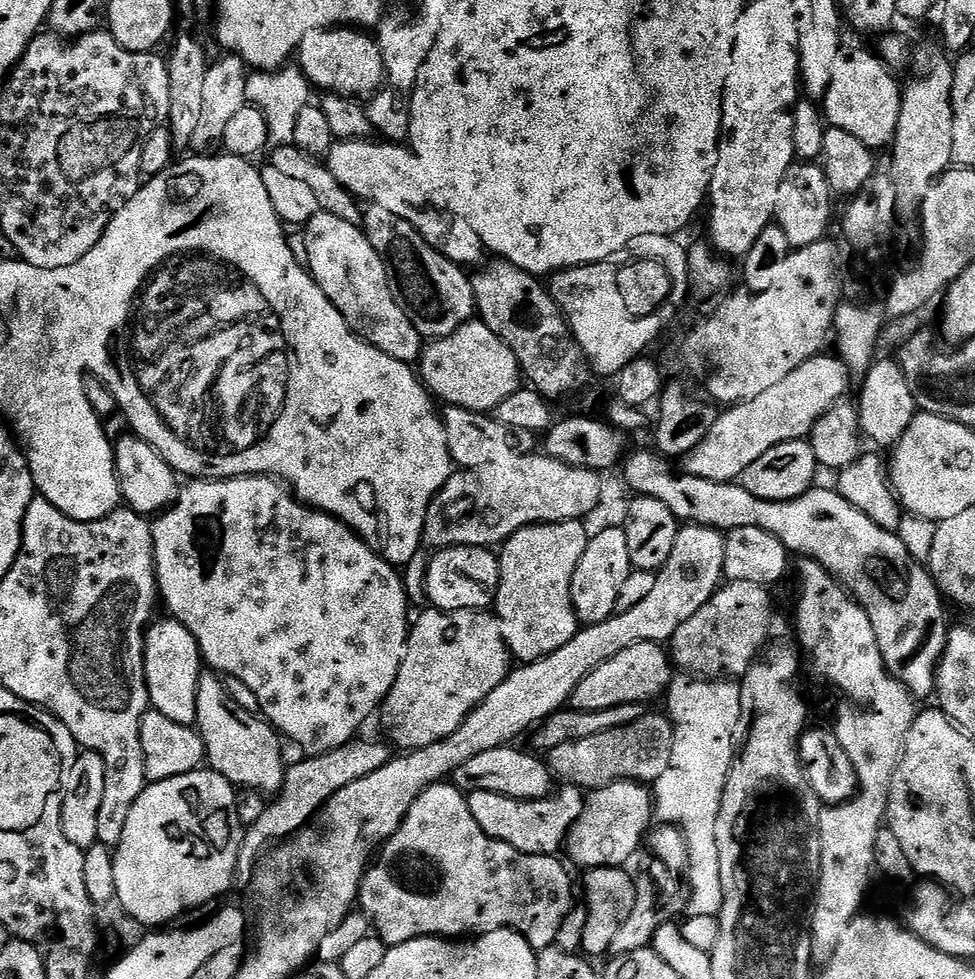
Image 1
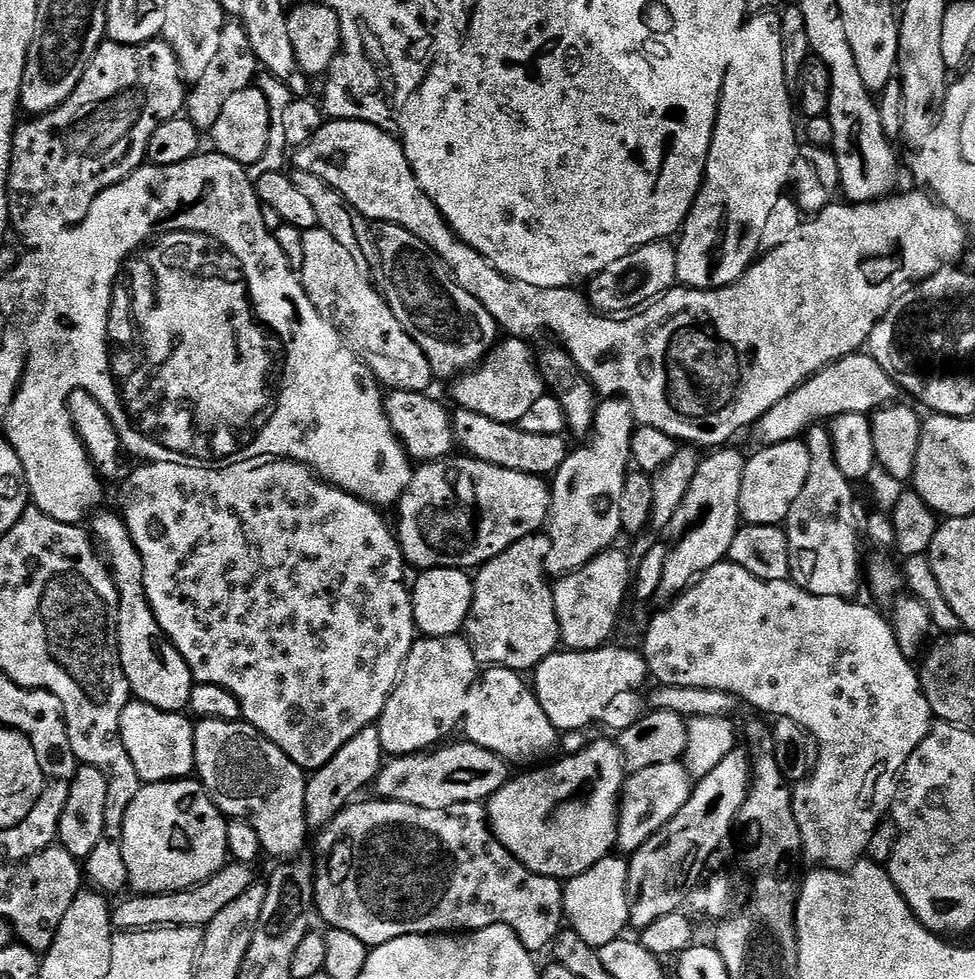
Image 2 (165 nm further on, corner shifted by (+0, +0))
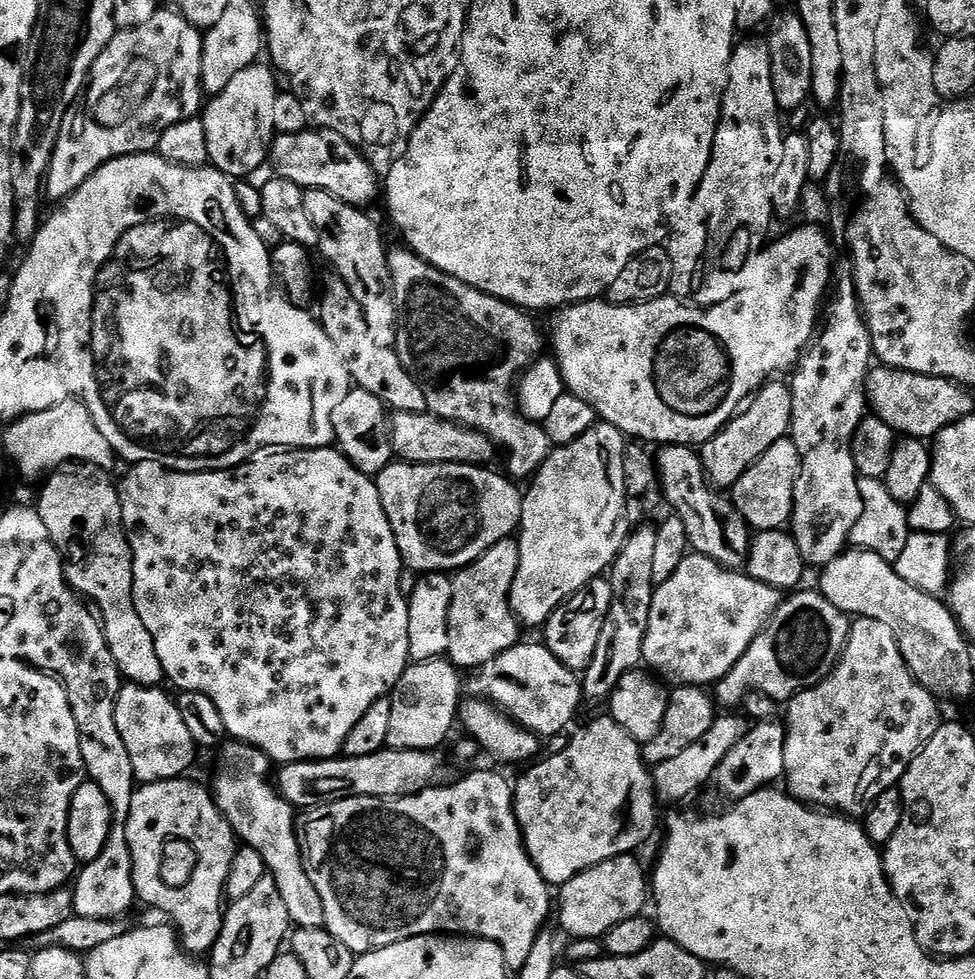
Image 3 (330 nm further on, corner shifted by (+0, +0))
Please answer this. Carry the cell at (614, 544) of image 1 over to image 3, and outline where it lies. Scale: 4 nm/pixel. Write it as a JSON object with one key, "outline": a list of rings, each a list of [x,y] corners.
{"outline":[[[597,578],[589,582],[582,590],[578,590],[554,614],[550,614],[547,624],[543,625],[542,643],[544,647],[562,662],[570,671],[583,674],[594,658],[594,649],[598,646],[598,638],[602,634],[602,622],[606,622],[606,614],[610,614],[612,587],[607,579]]]}

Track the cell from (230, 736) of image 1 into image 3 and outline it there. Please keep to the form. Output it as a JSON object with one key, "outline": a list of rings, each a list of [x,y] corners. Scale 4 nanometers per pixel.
{"outline":[[[229,739],[218,749],[220,757],[216,760],[216,781],[210,784],[210,791],[216,801],[220,813],[228,819],[232,831],[247,847],[258,850],[262,854],[267,875],[274,877],[278,886],[278,894],[282,894],[282,902],[288,911],[289,921],[296,928],[322,928],[328,920],[328,906],[321,894],[315,889],[304,868],[304,854],[301,849],[301,838],[298,835],[298,812],[289,804],[285,796],[280,795],[277,785],[268,781],[268,775],[274,772],[273,761],[266,753],[240,740]]]}

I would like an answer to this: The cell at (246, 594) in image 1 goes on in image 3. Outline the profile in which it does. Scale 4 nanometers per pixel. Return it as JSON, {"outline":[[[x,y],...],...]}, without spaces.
{"outline":[[[329,446],[329,447],[327,447],[327,448],[286,448],[286,449],[283,449],[283,450],[265,450],[265,451],[262,451],[262,452],[255,452],[255,453],[254,453],[254,455],[253,455],[253,456],[252,456],[252,458],[251,458],[251,459],[250,459],[250,460],[248,460],[248,461],[246,461],[246,462],[245,462],[245,464],[240,464],[240,465],[239,465],[239,466],[238,466],[238,467],[236,467],[236,468],[230,468],[230,469],[228,469],[228,471],[227,471],[227,472],[171,472],[171,471],[170,471],[170,470],[169,470],[169,468],[163,468],[163,467],[162,467],[162,465],[160,465],[160,464],[159,464],[159,463],[158,463],[158,462],[142,462],[142,463],[141,463],[141,464],[134,464],[134,465],[131,465],[131,467],[129,467],[129,468],[128,468],[128,469],[127,469],[127,470],[128,470],[128,471],[129,471],[129,472],[128,472],[128,473],[126,473],[126,474],[125,474],[125,476],[124,476],[124,481],[122,481],[122,482],[121,482],[121,481],[119,481],[119,484],[118,484],[118,487],[119,487],[119,489],[120,489],[120,505],[121,505],[121,506],[122,506],[122,514],[121,514],[121,515],[120,515],[120,520],[121,520],[121,521],[122,521],[122,523],[124,523],[124,530],[125,530],[125,532],[127,532],[127,533],[129,533],[129,534],[131,534],[131,535],[132,535],[132,537],[131,537],[131,540],[130,540],[130,543],[131,543],[131,546],[132,546],[132,569],[133,569],[133,570],[134,570],[134,582],[133,582],[133,583],[132,583],[132,597],[133,597],[133,598],[134,598],[134,606],[135,606],[135,607],[136,607],[136,613],[137,613],[137,614],[138,614],[138,618],[142,618],[142,626],[146,626],[146,630],[150,630],[150,634],[151,634],[151,635],[152,635],[152,637],[153,637],[153,638],[154,638],[154,650],[158,650],[158,662],[162,662],[162,670],[163,670],[163,671],[164,671],[164,679],[165,679],[165,681],[167,681],[167,683],[168,683],[168,684],[169,684],[169,685],[170,685],[170,684],[171,684],[171,683],[172,683],[172,684],[173,684],[173,686],[174,686],[174,687],[176,687],[176,690],[179,690],[179,691],[180,691],[180,692],[201,692],[201,693],[202,693],[202,694],[206,694],[206,698],[210,698],[210,702],[214,702],[214,706],[218,706],[218,714],[222,714],[222,722],[223,722],[223,723],[224,723],[224,725],[225,725],[225,726],[226,726],[226,730],[227,730],[227,731],[228,731],[228,736],[229,736],[229,737],[231,737],[231,739],[234,739],[234,740],[240,740],[240,741],[241,741],[241,742],[243,742],[243,744],[249,744],[249,745],[250,745],[250,746],[254,746],[254,747],[255,747],[255,748],[257,748],[257,749],[258,749],[258,750],[262,750],[262,751],[263,751],[263,752],[264,752],[264,753],[266,753],[266,754],[267,754],[267,756],[268,756],[268,759],[269,759],[269,760],[271,760],[271,761],[273,761],[273,762],[275,762],[275,763],[276,763],[276,764],[277,764],[277,765],[280,765],[280,766],[283,766],[283,765],[286,765],[286,764],[297,764],[297,763],[298,763],[298,762],[302,762],[302,761],[303,761],[303,760],[331,760],[331,759],[333,759],[333,758],[335,758],[335,757],[337,757],[337,756],[339,756],[339,755],[341,755],[341,753],[343,753],[343,751],[344,751],[344,743],[345,743],[345,742],[346,742],[346,738],[347,738],[347,737],[348,737],[348,735],[349,735],[349,734],[350,734],[350,730],[354,730],[354,726],[358,726],[358,721],[360,721],[360,720],[361,720],[361,718],[362,718],[362,714],[366,714],[366,710],[370,710],[370,706],[374,706],[374,702],[378,702],[378,701],[379,701],[379,700],[382,700],[382,699],[385,699],[385,697],[387,697],[387,696],[388,696],[388,695],[389,695],[389,694],[391,694],[391,693],[392,693],[392,692],[393,692],[393,690],[394,690],[394,689],[395,689],[395,688],[396,688],[396,683],[398,683],[398,681],[400,681],[400,679],[401,679],[401,678],[402,678],[402,674],[403,674],[403,673],[404,673],[404,671],[406,671],[406,669],[407,669],[407,668],[408,668],[408,665],[409,665],[409,663],[410,663],[410,659],[409,659],[409,656],[410,656],[410,631],[409,631],[409,617],[410,617],[410,614],[409,614],[409,613],[408,613],[408,599],[409,599],[409,597],[407,597],[407,596],[404,596],[404,595],[403,595],[403,594],[402,594],[402,590],[401,590],[401,589],[400,589],[400,588],[399,588],[399,576],[400,576],[400,573],[401,573],[401,571],[402,571],[402,561],[401,561],[401,559],[400,559],[400,551],[399,551],[399,550],[398,550],[398,546],[397,546],[397,545],[396,545],[396,539],[395,539],[395,538],[394,538],[394,530],[393,530],[393,529],[392,529],[392,527],[391,527],[391,526],[390,526],[390,522],[389,522],[389,521],[388,521],[388,519],[387,519],[387,518],[386,518],[386,510],[385,510],[385,509],[384,509],[384,507],[383,507],[383,506],[382,506],[382,498],[381,498],[381,497],[380,497],[380,495],[379,495],[379,494],[378,494],[378,486],[377,486],[377,485],[376,485],[376,482],[375,482],[375,479],[373,479],[373,477],[370,477],[370,476],[367,476],[367,475],[366,475],[366,474],[362,474],[362,470],[358,470],[358,469],[357,469],[357,468],[355,468],[355,466],[353,466],[353,465],[352,465],[352,464],[351,464],[351,463],[350,463],[350,461],[349,461],[349,460],[348,460],[348,459],[347,459],[347,458],[346,458],[346,457],[344,457],[344,455],[343,455],[343,454],[341,454],[341,452],[339,452],[339,450],[337,450],[337,449],[336,449],[336,448],[335,448],[335,447],[332,447],[332,446]]]}

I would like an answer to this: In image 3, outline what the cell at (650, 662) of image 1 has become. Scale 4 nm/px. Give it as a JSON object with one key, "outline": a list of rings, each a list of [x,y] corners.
{"outline":[[[521,642],[479,669],[480,688],[485,697],[501,712],[510,716],[526,731],[540,738],[556,736],[576,716],[582,705],[582,680],[572,672],[543,643]]]}

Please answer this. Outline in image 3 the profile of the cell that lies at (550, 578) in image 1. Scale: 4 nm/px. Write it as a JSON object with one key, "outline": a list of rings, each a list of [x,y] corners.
{"outline":[[[509,538],[490,546],[482,558],[459,569],[451,577],[453,600],[449,608],[449,648],[446,656],[457,669],[479,670],[506,650],[521,643],[522,625],[510,606],[510,590],[514,586],[514,574],[518,574],[519,565],[519,543]]]}

